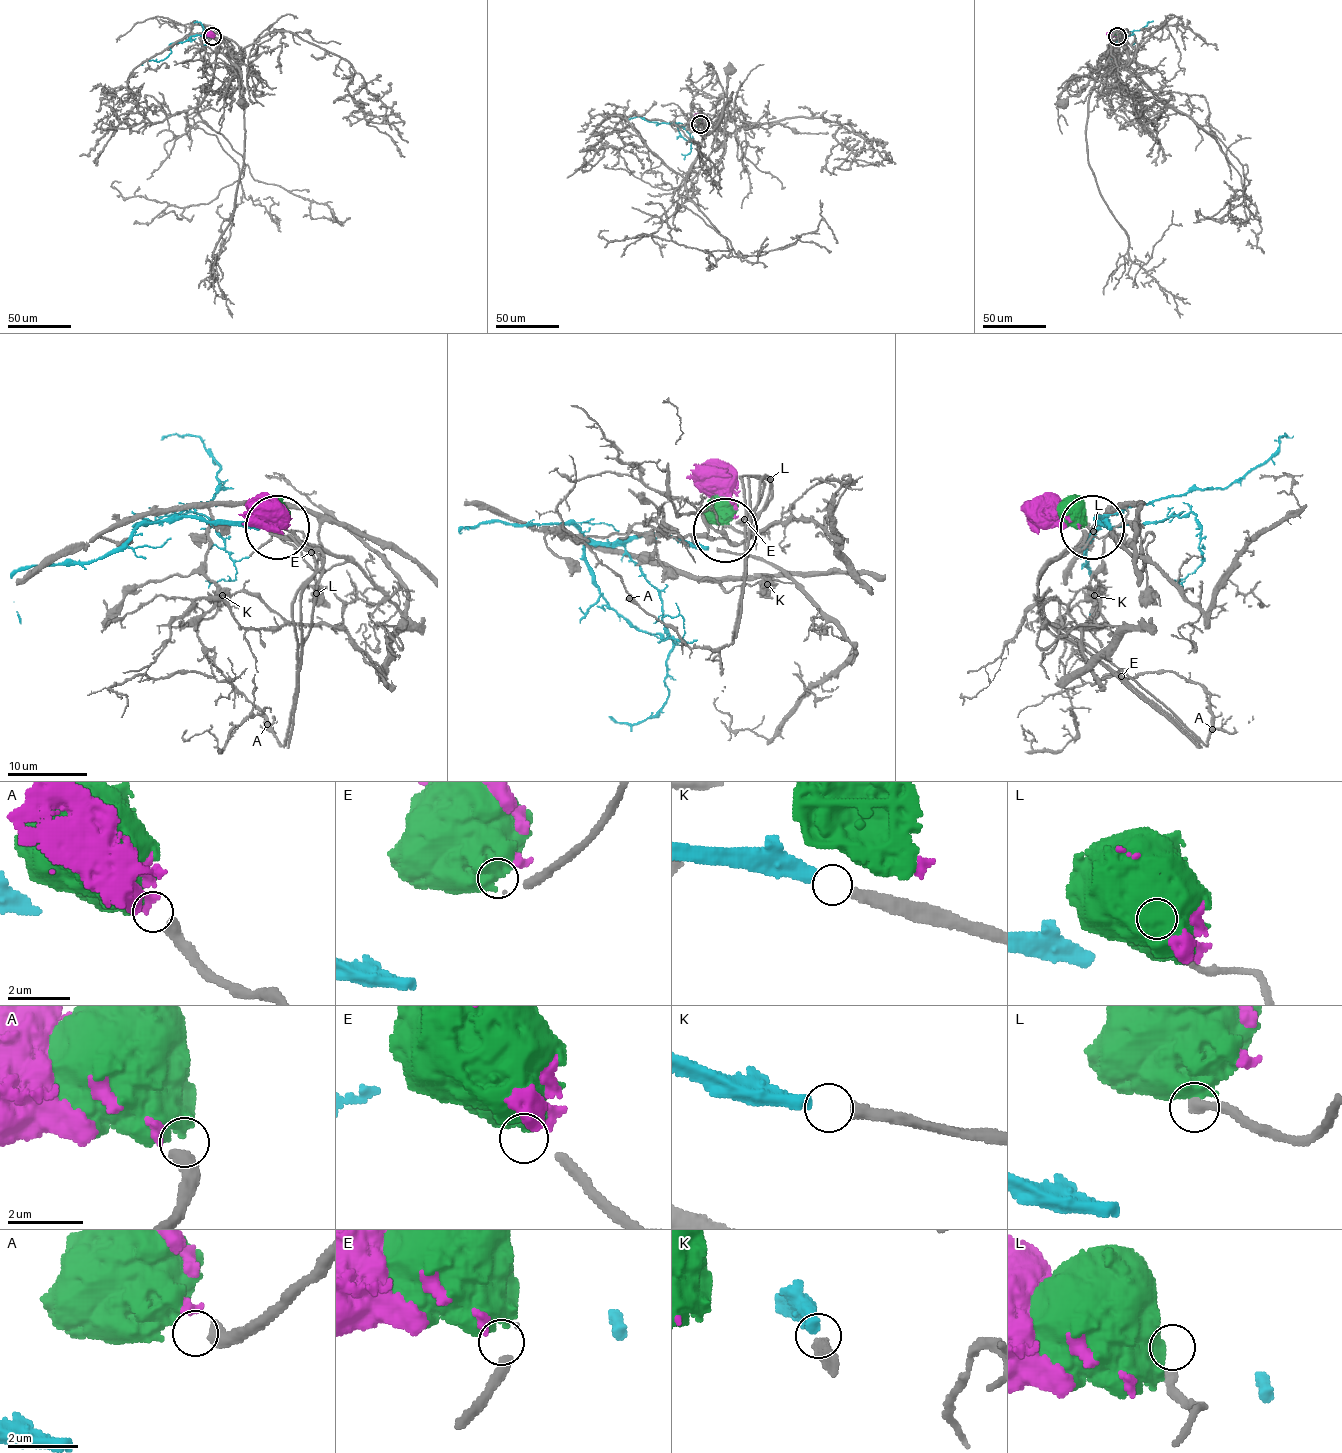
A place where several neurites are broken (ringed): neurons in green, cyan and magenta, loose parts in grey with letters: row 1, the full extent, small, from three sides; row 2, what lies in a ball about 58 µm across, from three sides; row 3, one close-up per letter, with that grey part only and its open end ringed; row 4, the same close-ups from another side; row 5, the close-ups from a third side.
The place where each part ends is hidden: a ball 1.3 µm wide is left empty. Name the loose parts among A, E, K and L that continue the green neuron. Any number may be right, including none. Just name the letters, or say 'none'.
E

